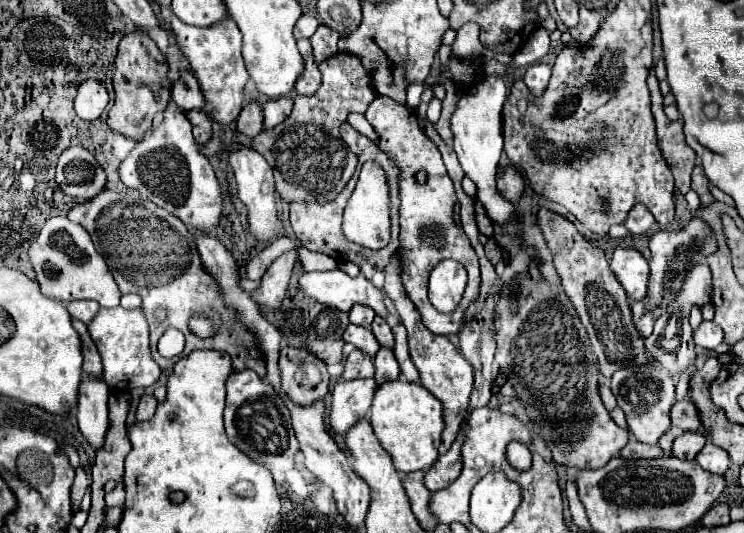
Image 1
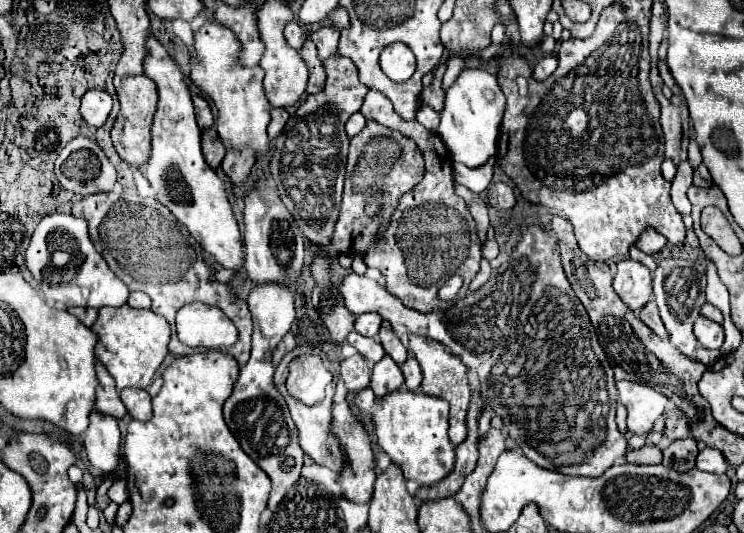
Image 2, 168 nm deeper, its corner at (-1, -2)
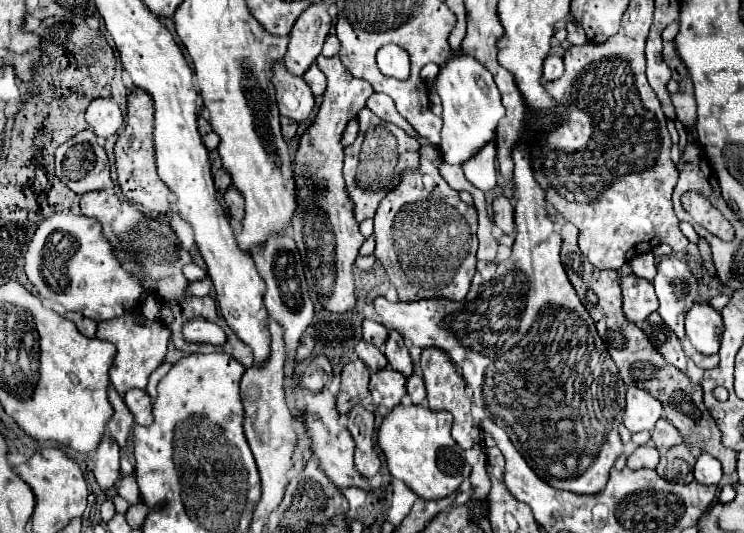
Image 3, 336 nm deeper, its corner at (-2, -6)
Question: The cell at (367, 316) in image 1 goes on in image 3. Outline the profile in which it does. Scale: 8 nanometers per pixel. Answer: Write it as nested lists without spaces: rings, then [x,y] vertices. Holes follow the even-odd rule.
[[[365,319],[363,321],[363,339],[367,343],[373,343],[377,347],[383,347],[387,335],[389,335],[389,331],[379,321],[373,321],[373,319]]]

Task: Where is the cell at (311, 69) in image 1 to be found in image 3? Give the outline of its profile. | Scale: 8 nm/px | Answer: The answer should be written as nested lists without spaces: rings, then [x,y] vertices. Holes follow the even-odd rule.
[[[315,63],[305,71],[303,79],[307,81],[307,85],[311,87],[315,97],[321,97],[325,93],[325,75],[323,75],[323,71]]]

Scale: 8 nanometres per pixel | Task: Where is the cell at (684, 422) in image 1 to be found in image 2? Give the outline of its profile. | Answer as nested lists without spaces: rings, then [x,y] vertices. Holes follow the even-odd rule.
[[[670,407],[668,409],[668,413],[666,413],[666,425],[664,425],[662,435],[668,441],[676,441],[676,439],[682,439],[682,437],[688,437],[690,435],[688,421],[682,417],[682,411],[680,409],[676,409],[676,407]]]

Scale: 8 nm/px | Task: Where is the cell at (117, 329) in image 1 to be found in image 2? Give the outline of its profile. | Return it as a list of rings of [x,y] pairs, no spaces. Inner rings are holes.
[[[128,305],[116,309],[102,307],[98,311],[96,323],[92,325],[92,331],[100,337],[96,345],[96,357],[114,377],[118,389],[126,387],[146,389],[152,383],[156,369],[168,355],[170,325],[164,317],[158,317],[152,309],[132,309]]]

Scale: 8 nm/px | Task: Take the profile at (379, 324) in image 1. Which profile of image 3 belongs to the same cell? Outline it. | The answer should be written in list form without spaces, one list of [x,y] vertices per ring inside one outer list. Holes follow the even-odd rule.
[[[391,331],[387,341],[385,341],[385,357],[389,361],[389,365],[403,373],[405,377],[409,377],[413,373],[413,363],[411,363],[411,357],[409,357],[409,351],[403,343],[403,337],[397,333],[397,331]]]

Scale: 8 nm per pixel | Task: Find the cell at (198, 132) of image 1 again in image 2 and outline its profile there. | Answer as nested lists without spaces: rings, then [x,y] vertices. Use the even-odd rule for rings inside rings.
[[[214,127],[202,131],[202,153],[206,157],[206,163],[212,169],[220,167],[220,163],[226,155],[226,149],[224,149],[222,141],[218,141],[218,133],[214,133]]]

